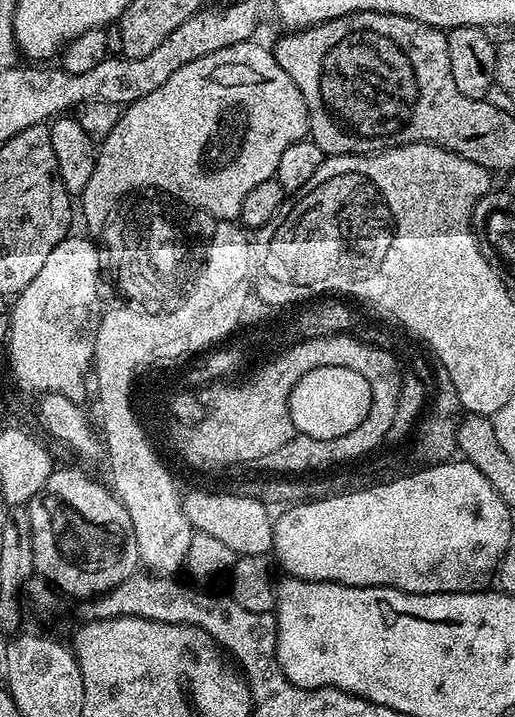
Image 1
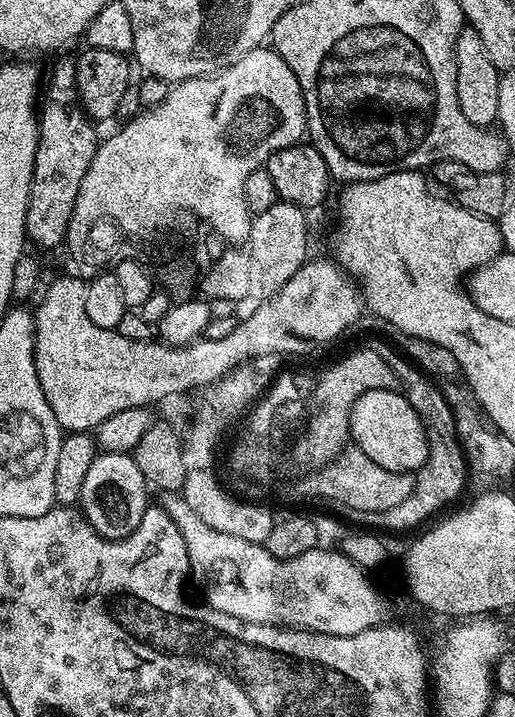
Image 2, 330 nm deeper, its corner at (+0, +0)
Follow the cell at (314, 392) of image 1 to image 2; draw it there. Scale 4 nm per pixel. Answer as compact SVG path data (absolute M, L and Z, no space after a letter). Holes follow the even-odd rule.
M384 388L368 389L353 402L353 408L349 414L350 440L355 447L362 450L362 454L374 458L378 466L392 472L415 473L428 460L428 439L424 433L422 422L414 410L414 406L408 401L403 391Z

